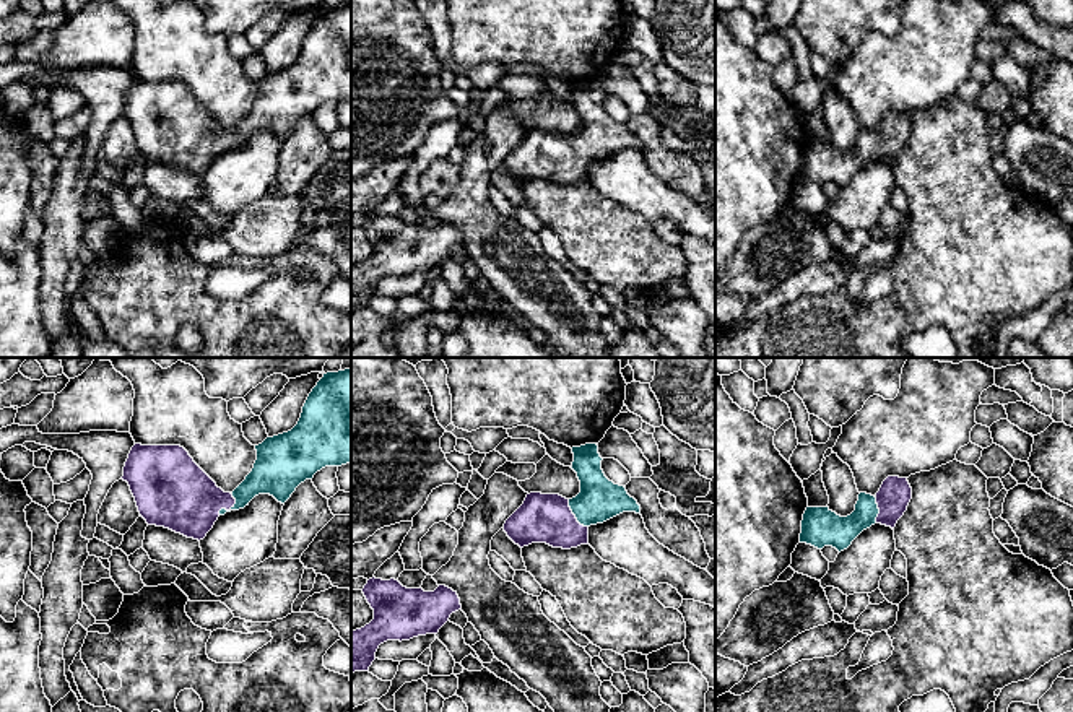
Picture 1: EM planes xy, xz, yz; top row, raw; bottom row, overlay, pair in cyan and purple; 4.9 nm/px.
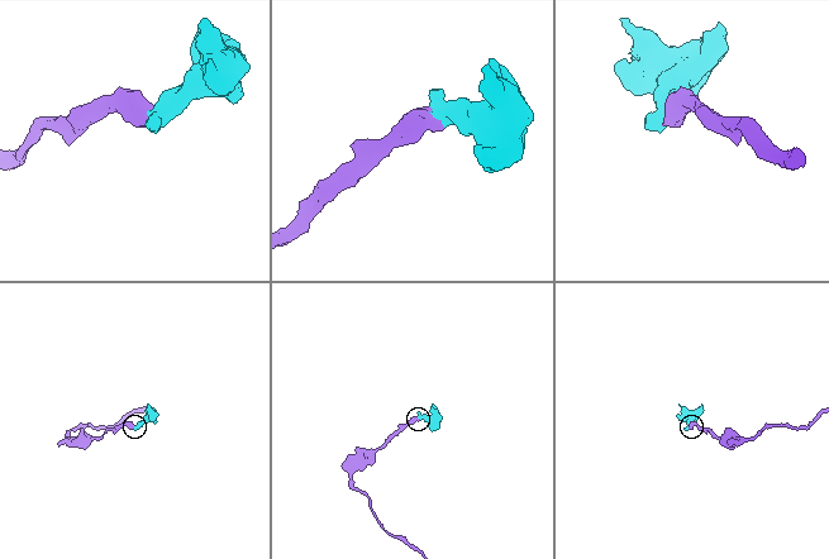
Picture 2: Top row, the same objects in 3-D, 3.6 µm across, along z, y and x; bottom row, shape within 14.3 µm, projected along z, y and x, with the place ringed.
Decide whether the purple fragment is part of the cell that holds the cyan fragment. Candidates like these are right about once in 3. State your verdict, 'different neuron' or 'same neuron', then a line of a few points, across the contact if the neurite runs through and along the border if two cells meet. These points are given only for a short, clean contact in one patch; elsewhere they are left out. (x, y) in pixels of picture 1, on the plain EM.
same neuron; line xy (270, 111), (257, 117), (231, 143), (182, 134)

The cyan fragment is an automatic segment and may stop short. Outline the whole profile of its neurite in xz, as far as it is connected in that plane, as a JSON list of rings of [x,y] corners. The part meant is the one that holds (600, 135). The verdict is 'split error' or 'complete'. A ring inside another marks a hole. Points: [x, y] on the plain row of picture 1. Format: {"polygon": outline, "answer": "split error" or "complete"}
{"polygon": [[[597,80],[572,83],[572,106],[580,128],[566,135],[559,130],[527,130],[523,140],[506,156],[504,167],[520,184],[546,179],[571,185],[589,180],[589,163],[623,148],[641,150],[641,141],[624,122],[610,117],[602,106]]], "answer": "split error"}

